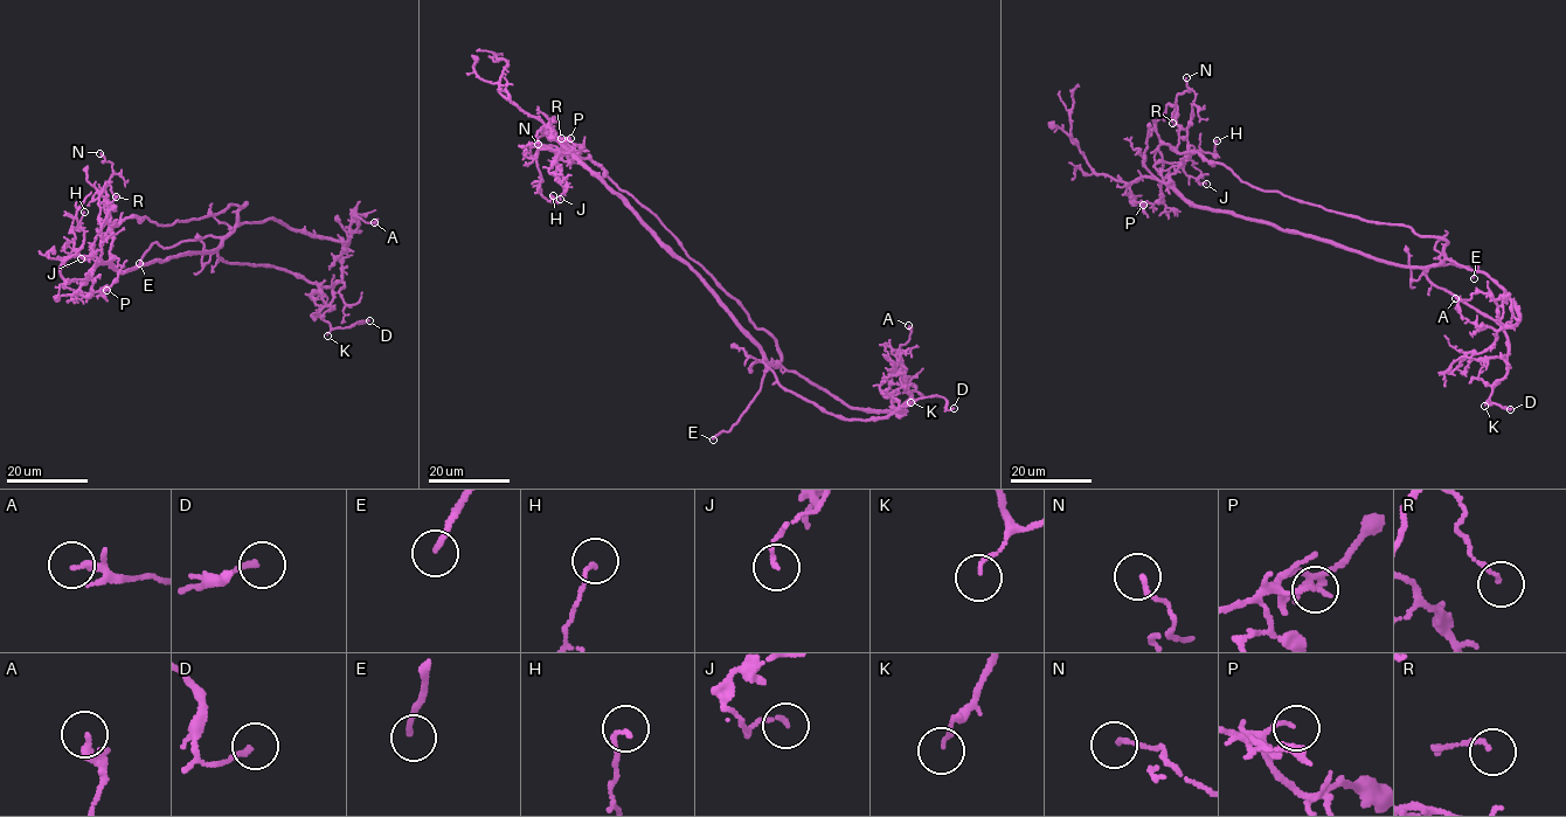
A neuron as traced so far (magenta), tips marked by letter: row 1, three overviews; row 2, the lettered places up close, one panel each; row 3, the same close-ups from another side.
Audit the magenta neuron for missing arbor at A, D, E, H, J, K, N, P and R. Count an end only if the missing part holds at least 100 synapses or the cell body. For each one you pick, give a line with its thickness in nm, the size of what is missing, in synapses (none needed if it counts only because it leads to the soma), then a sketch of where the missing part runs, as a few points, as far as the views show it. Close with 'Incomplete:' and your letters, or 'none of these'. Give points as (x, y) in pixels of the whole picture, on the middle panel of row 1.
E: 160 nm | (713, 440), (714, 447), (705, 451), (704, 457), (711, 462), (729, 464), (734, 455)
Incomplete: E

